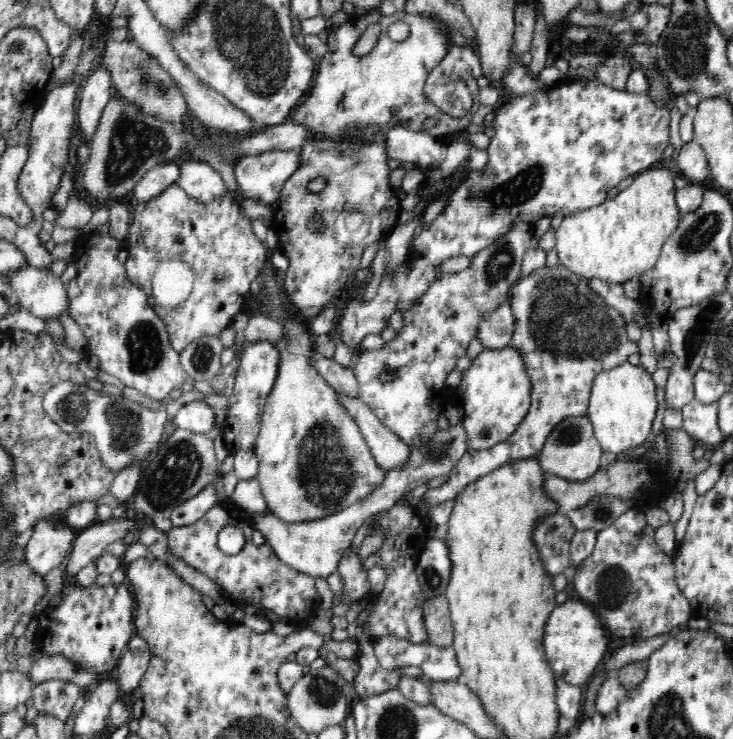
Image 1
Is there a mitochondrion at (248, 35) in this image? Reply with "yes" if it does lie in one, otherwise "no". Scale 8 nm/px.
yes

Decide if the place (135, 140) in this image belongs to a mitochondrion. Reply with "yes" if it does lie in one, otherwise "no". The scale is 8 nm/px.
yes

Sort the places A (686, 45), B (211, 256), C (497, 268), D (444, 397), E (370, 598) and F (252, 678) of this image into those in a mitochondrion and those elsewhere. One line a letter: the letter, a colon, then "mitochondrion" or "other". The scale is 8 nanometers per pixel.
A: mitochondrion
B: other
C: mitochondrion
D: other
E: other
F: other

